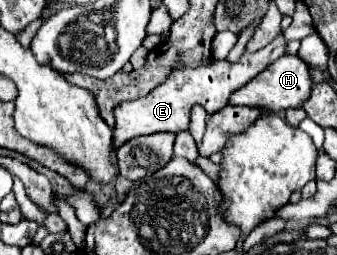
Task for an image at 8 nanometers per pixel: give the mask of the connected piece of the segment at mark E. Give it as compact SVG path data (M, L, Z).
M279 34L271 44L267 44L263 50L253 54L243 54L237 64L229 64L227 60L215 60L209 66L199 68L179 68L171 74L171 80L163 82L155 90L151 90L145 98L137 98L133 102L121 102L117 108L113 108L115 114L115 128L113 128L113 148L117 150L125 142L137 136L145 134L157 134L157 132L179 132L189 130L189 108L193 104L201 104L207 114L217 112L217 108L227 106L229 94L253 80L259 72L263 72L271 62L275 62L279 56L285 54L287 42L283 34Z

